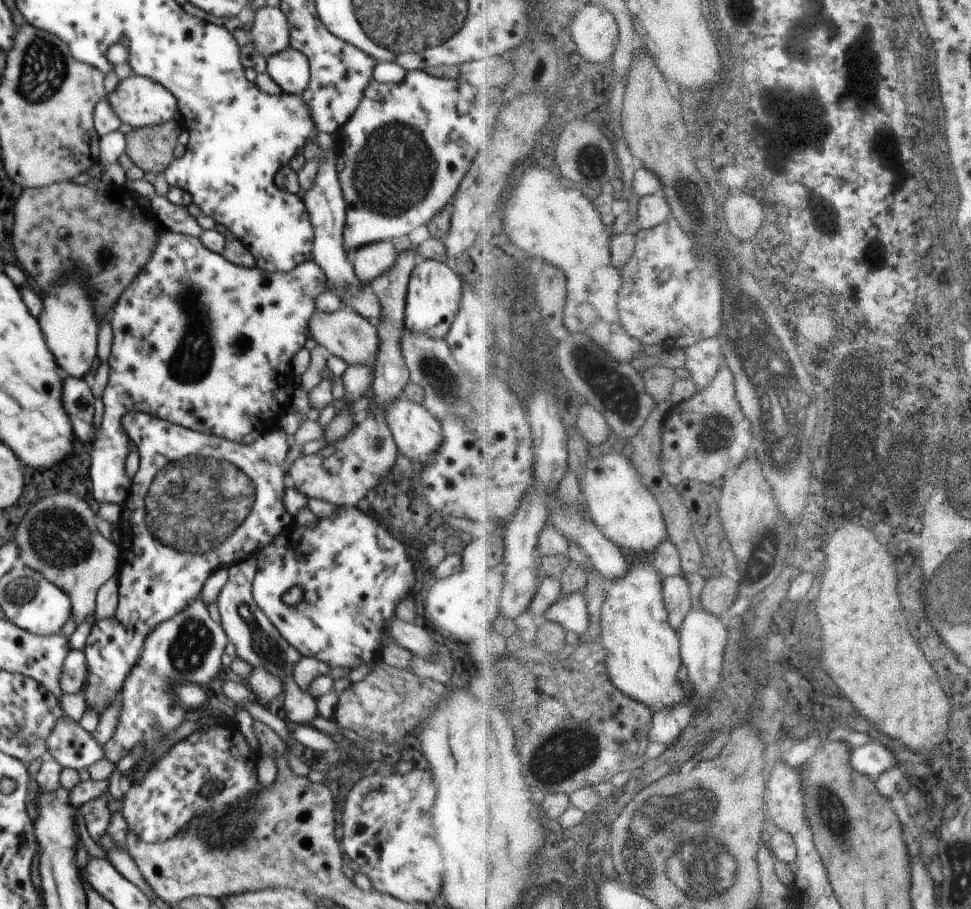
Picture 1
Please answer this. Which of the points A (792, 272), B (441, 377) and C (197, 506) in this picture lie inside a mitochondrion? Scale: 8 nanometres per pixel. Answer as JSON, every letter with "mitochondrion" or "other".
{"A":"other","B":"mitochondrion","C":"mitochondrion"}

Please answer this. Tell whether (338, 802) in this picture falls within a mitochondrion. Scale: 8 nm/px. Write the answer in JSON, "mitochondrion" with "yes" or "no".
{"mitochondrion":"no"}

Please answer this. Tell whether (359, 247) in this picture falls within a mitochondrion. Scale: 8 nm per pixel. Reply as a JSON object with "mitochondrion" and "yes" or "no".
{"mitochondrion":"no"}

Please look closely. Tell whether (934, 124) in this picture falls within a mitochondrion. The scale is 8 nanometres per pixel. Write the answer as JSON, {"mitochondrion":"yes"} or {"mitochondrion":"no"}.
{"mitochondrion":"yes"}

